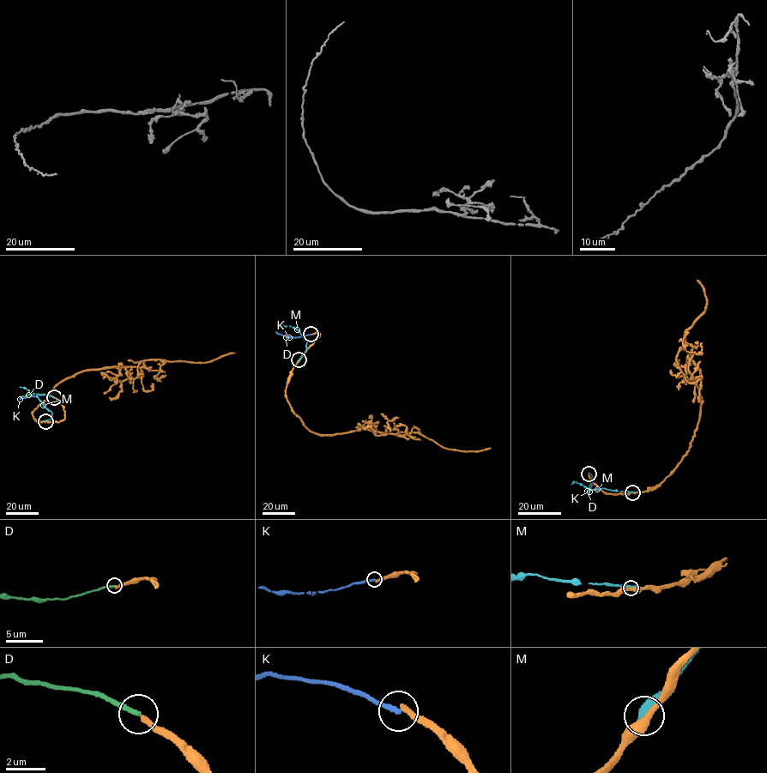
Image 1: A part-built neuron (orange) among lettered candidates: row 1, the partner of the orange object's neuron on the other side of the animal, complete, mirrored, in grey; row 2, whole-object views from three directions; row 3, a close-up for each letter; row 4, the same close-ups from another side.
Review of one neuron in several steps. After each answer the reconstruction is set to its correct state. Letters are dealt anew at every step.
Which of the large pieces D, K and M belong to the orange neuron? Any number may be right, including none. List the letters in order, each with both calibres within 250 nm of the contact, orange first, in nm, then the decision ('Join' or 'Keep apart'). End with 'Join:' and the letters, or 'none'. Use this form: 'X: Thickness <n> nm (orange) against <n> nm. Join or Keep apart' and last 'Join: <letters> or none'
D: Thickness 240 nm (orange) against 240 nm. Keep apart
K: Thickness 280 nm (orange) against 260 nm. Keep apart
M: Thickness 400 nm (orange) against 550 nm. Keep apart
Join: none

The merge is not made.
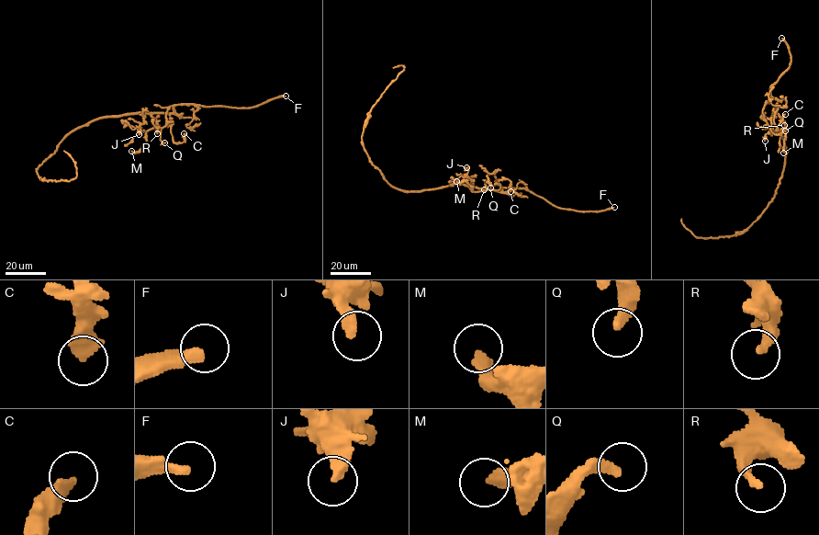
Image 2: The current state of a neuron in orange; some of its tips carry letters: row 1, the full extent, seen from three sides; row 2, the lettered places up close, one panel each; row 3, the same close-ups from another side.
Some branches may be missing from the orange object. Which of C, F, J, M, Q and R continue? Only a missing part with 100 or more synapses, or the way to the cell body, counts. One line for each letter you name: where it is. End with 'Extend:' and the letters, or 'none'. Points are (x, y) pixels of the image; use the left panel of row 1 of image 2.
F: at (286, 96)
Extend: F

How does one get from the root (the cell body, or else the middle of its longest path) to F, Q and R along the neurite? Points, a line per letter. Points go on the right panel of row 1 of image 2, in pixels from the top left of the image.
F: (782, 139), (773, 123), (777, 101), (770, 95), (770, 86), (788, 69), (790, 62), (789, 48), (781, 38)
Q: (782, 139), (772, 121), (777, 100), (770, 97), (762, 111), (763, 118), (774, 133), (785, 130)
R: (782, 139), (773, 123), (773, 113), (784, 121), (784, 125)

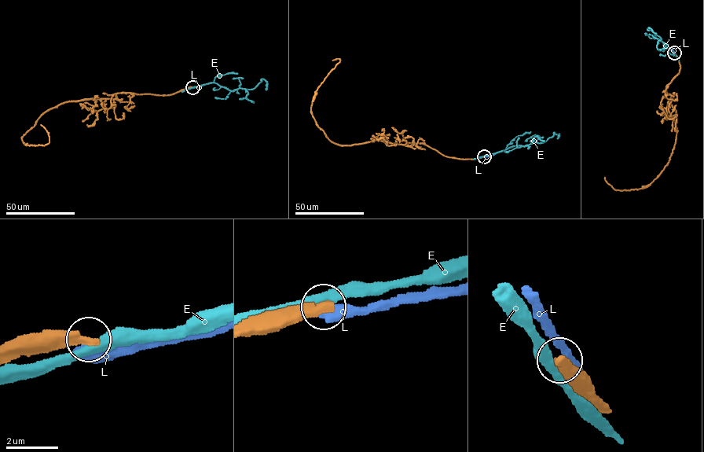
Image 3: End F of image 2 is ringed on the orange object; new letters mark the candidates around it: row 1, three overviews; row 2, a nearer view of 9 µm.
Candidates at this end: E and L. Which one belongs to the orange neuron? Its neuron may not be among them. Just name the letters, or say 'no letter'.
no letter

